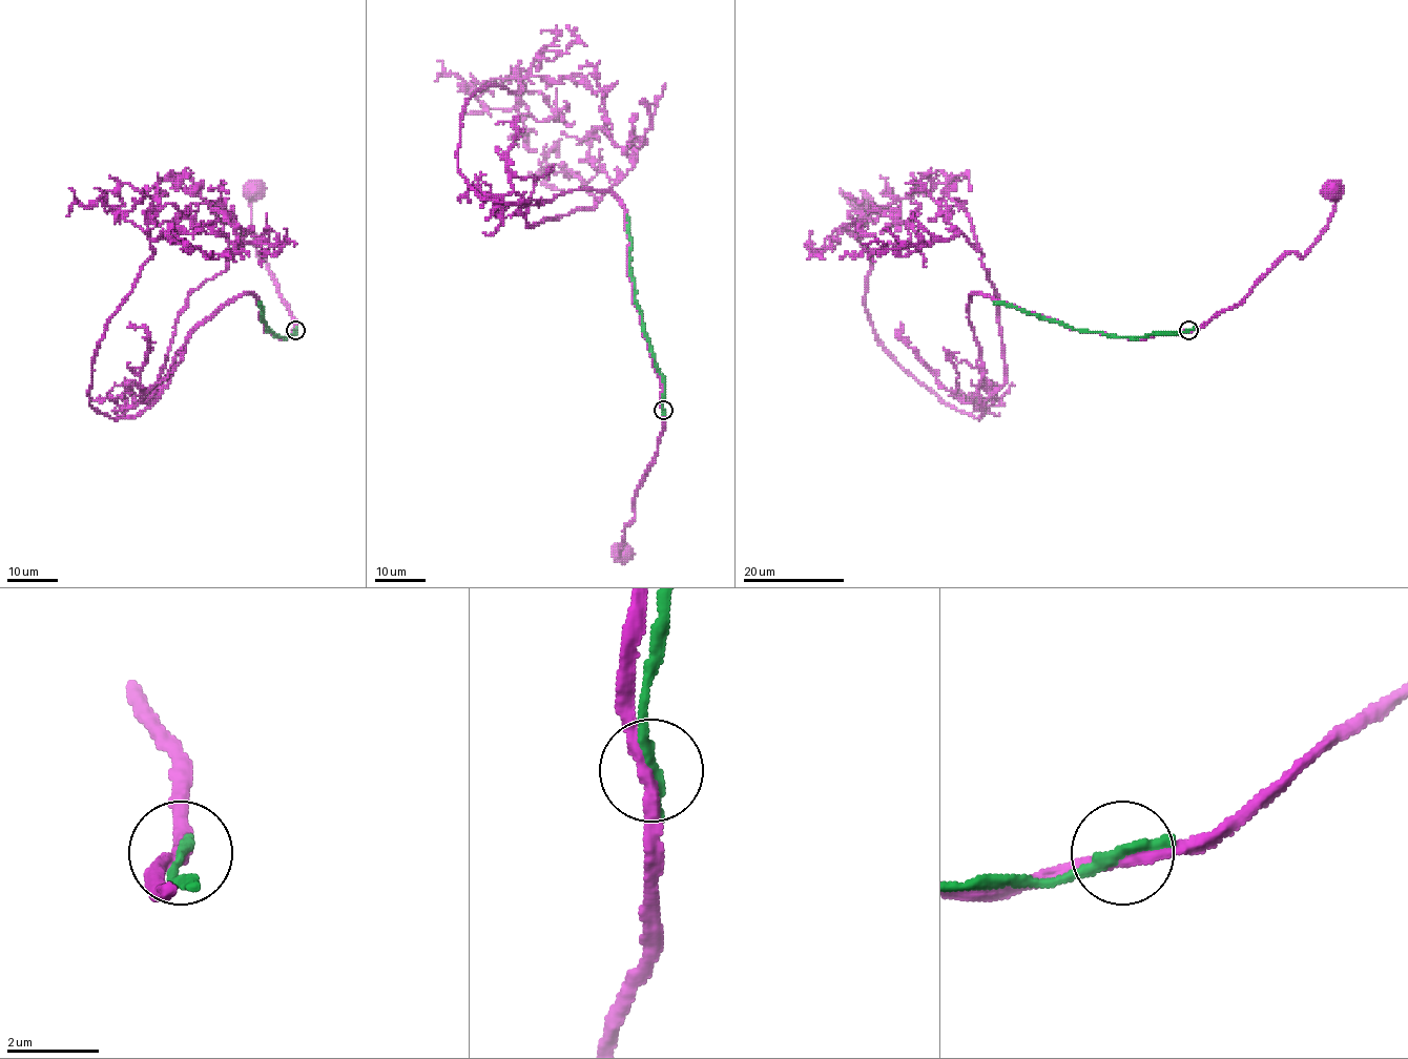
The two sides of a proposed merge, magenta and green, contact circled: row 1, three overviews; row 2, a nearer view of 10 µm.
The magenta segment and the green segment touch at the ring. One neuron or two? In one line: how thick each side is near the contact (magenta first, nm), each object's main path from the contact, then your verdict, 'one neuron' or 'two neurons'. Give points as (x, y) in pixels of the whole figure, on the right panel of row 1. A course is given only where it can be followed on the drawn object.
300 nm thick on the magenta side, 300 nm on the other; magenta runs (1189, 330), (1198, 330), (1235, 307), (1286, 253), (1305, 253), (1329, 217), (1336, 199), (1332, 188); green runs (1189, 330), (1148, 334), (1143, 337), (1080, 331), (993, 303); two neurons

